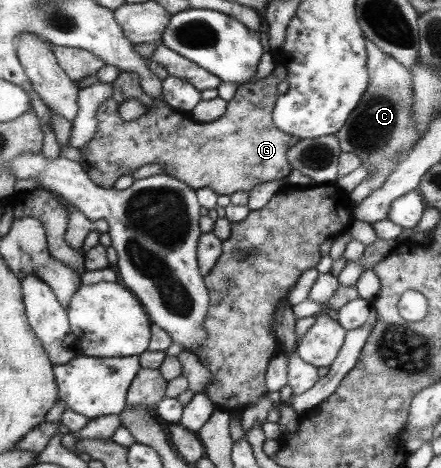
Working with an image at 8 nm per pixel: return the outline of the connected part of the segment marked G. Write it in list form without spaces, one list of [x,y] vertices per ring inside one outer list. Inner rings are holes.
[[[277,63],[265,78],[238,85],[231,100],[226,104],[225,112],[217,120],[201,123],[194,121],[186,112],[171,108],[160,96],[153,97],[145,93],[140,87],[140,77],[134,72],[121,71],[110,83],[110,97],[100,104],[94,114],[97,119],[97,130],[94,131],[93,138],[79,148],[79,164],[93,184],[103,189],[113,187],[120,176],[132,174],[136,168],[148,164],[161,165],[167,176],[176,177],[192,188],[209,188],[217,195],[226,196],[235,192],[249,193],[249,190],[263,182],[285,179],[293,169],[288,161],[288,150],[300,142],[296,136],[289,136],[289,133],[278,129],[272,121],[272,112],[287,74],[288,69]],[[129,99],[144,104],[146,111],[135,120],[123,122],[117,116],[117,106]]]

